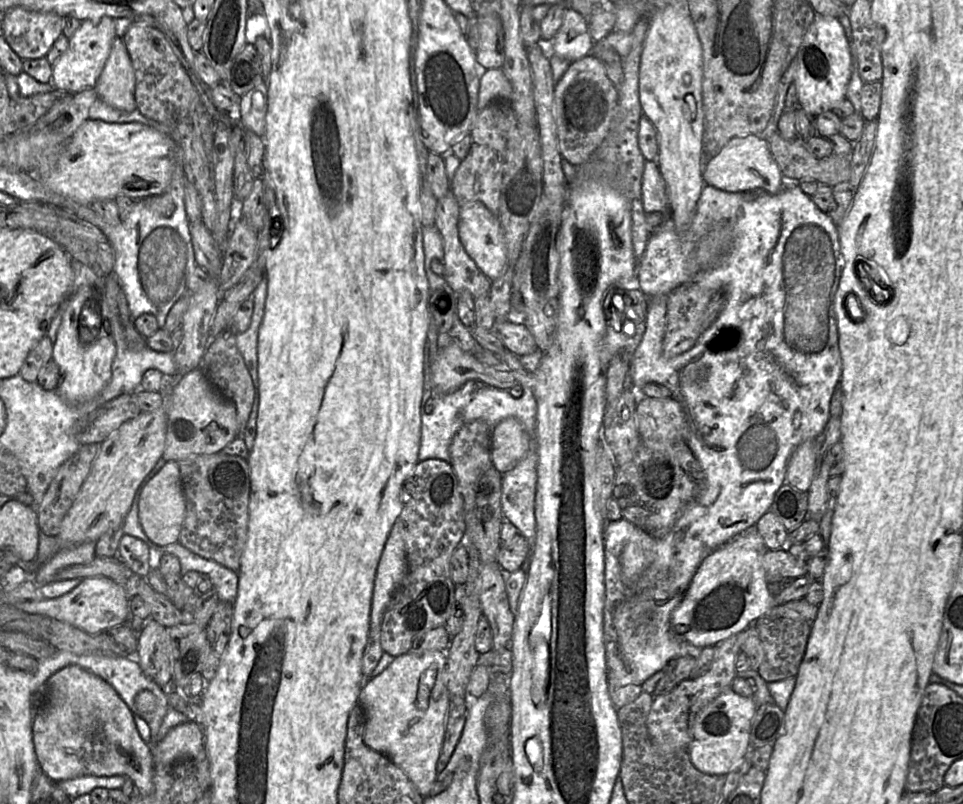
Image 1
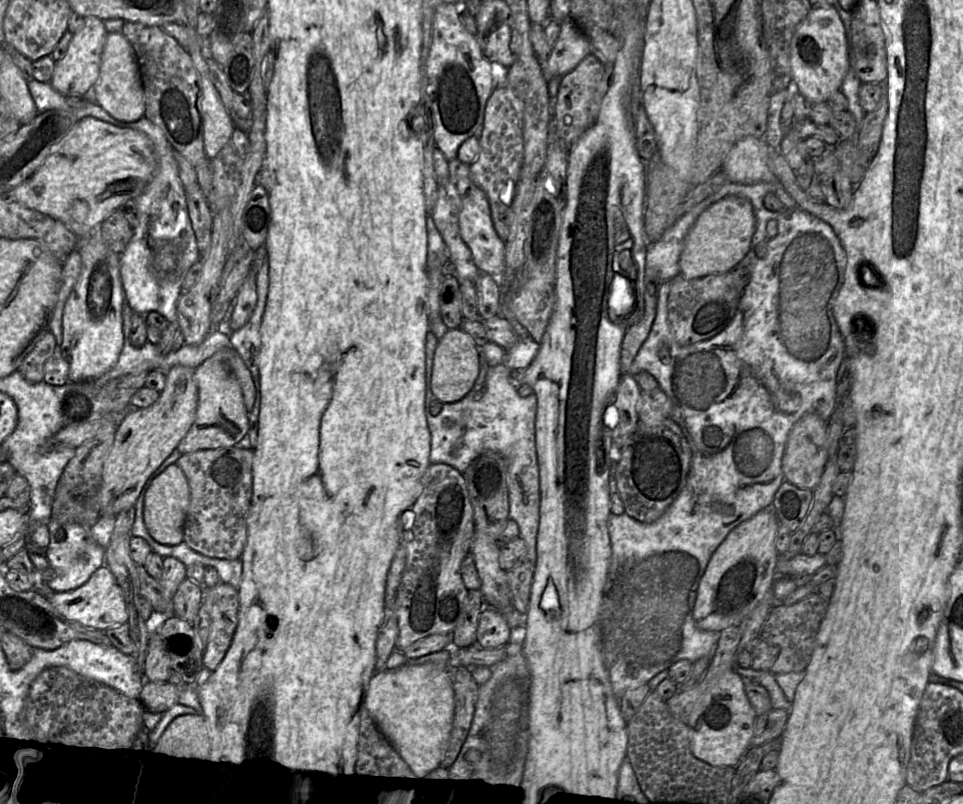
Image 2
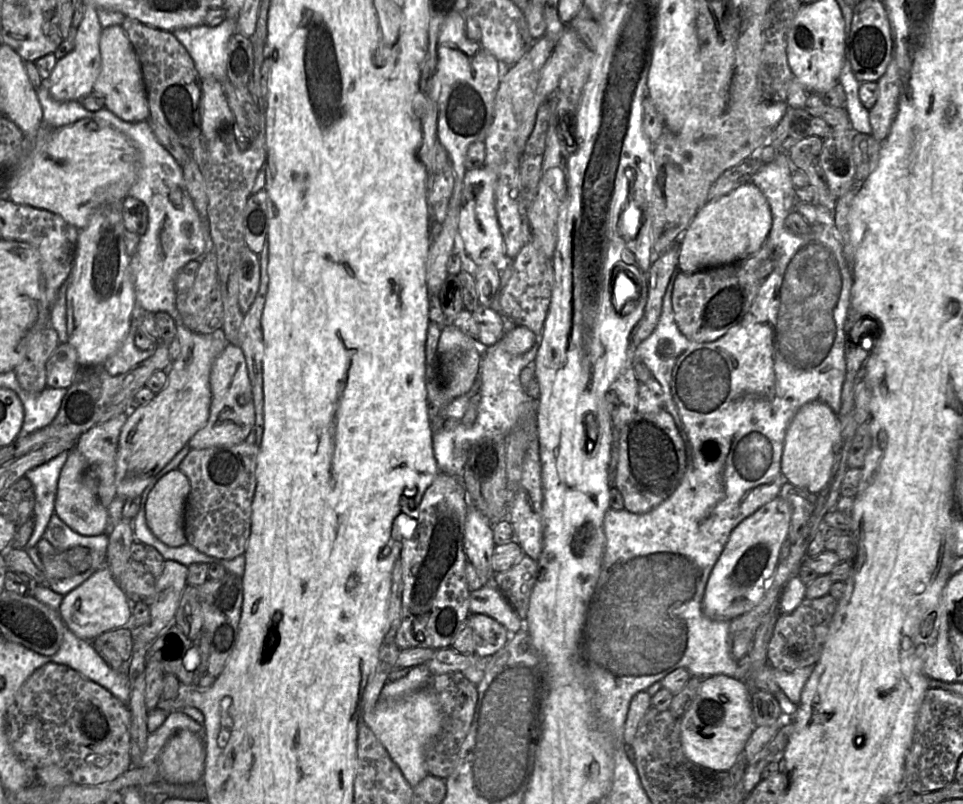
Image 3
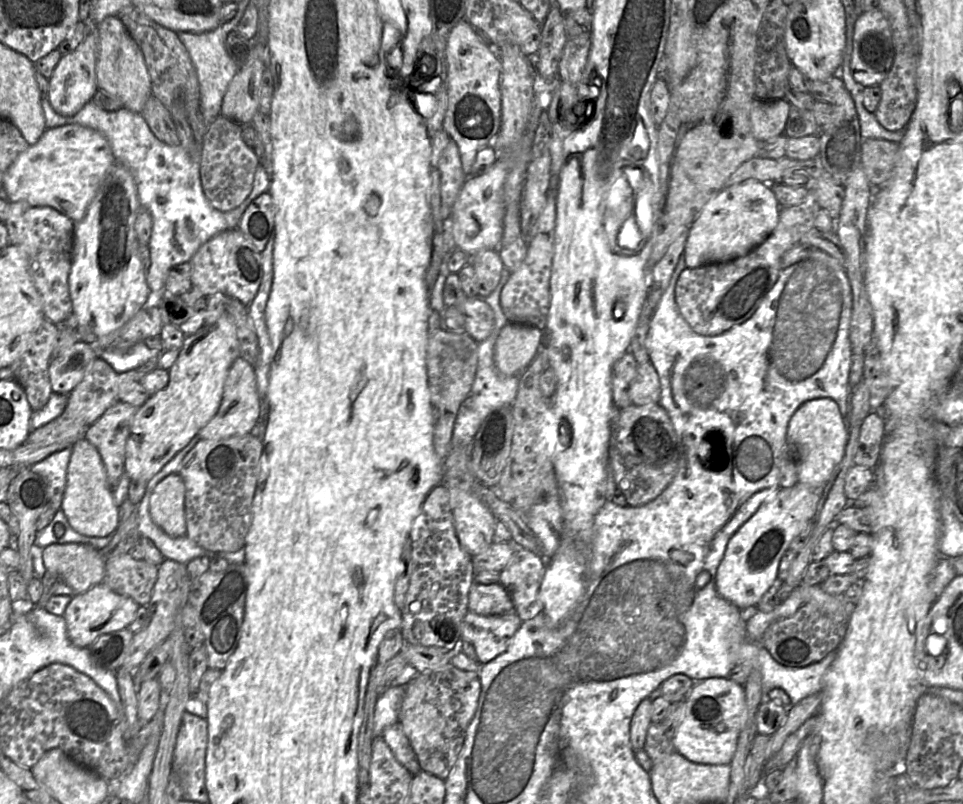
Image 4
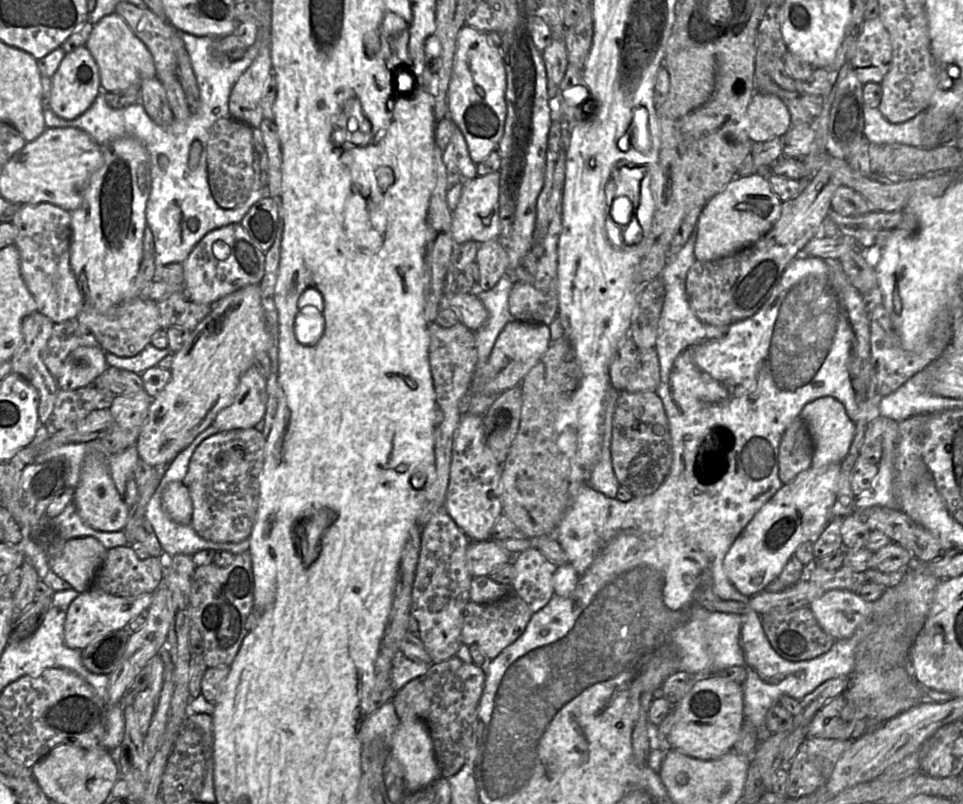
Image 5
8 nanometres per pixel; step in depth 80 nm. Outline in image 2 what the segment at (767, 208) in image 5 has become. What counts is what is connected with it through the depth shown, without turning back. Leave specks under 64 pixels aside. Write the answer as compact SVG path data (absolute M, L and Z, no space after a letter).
M729 196L714 203L698 217L685 239L679 260L680 275L695 279L736 267L746 257L754 232L755 216L749 200Z

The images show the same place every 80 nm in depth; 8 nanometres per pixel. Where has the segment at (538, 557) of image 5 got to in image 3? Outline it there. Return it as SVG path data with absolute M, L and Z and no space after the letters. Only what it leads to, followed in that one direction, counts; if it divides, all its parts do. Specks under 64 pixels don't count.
M524 554L509 570L495 574L493 584L499 588L523 622L527 617L537 576L538 562Z

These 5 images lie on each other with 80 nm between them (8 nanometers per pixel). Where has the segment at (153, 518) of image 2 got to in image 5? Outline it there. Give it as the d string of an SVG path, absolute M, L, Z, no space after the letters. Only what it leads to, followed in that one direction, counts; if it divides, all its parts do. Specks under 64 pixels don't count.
M170 482L164 488L162 506L174 522L183 525L191 523L193 503L189 490L182 482Z

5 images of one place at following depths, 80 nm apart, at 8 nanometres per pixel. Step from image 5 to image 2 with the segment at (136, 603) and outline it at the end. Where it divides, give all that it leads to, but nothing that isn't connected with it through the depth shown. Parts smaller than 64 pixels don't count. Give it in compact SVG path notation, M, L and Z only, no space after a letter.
M105 565L93 572L90 578L80 587L71 591L53 593L47 599L66 621L84 628L106 632L109 629L126 624L128 619L122 590Z

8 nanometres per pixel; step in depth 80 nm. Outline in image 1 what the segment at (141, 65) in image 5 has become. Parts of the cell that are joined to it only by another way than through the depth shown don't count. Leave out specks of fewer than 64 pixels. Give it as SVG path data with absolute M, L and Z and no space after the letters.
M117 36L112 44L109 57L98 77L94 89L99 99L110 106L122 111L132 112L137 109L135 101L135 83L135 73L129 53L123 39Z

